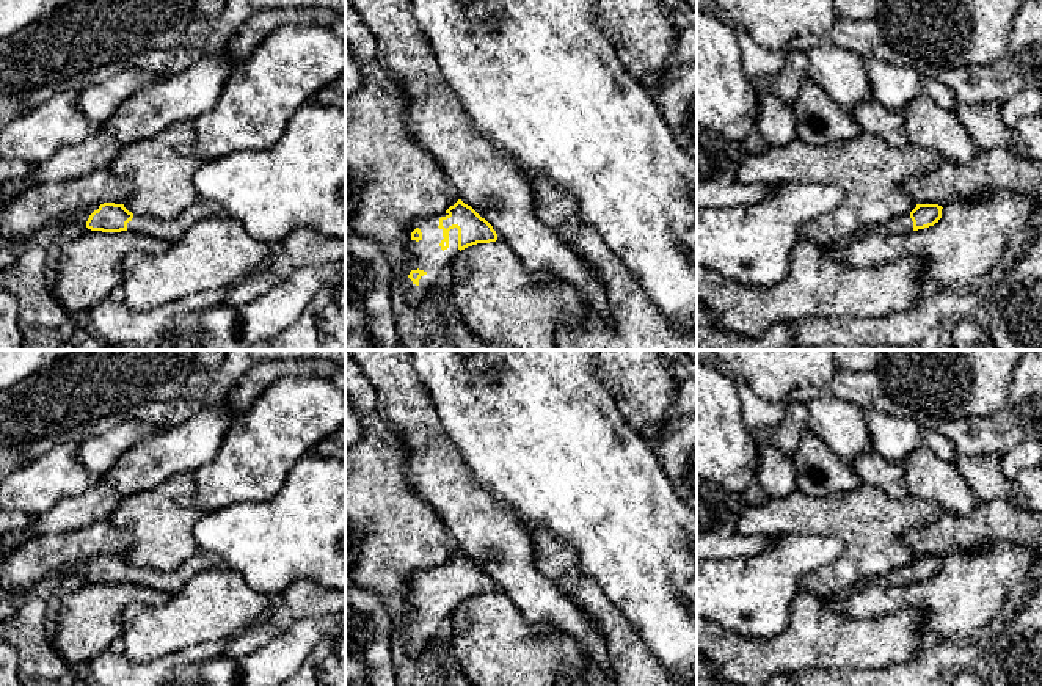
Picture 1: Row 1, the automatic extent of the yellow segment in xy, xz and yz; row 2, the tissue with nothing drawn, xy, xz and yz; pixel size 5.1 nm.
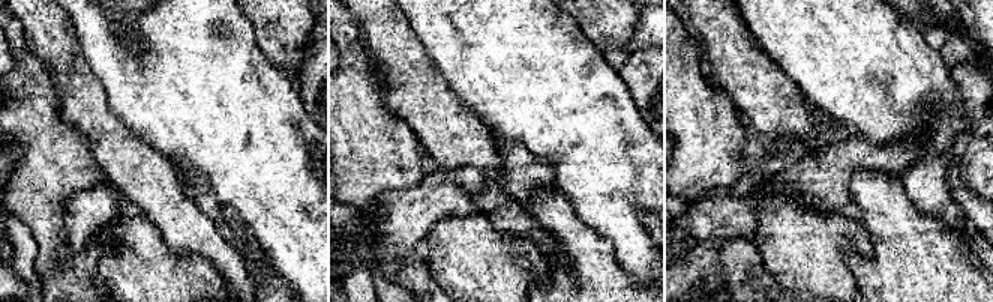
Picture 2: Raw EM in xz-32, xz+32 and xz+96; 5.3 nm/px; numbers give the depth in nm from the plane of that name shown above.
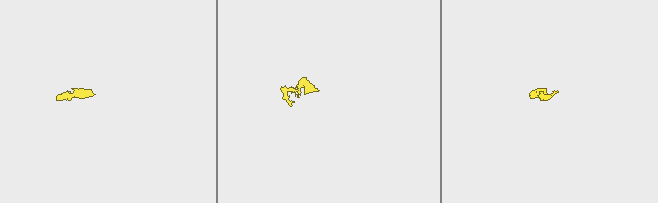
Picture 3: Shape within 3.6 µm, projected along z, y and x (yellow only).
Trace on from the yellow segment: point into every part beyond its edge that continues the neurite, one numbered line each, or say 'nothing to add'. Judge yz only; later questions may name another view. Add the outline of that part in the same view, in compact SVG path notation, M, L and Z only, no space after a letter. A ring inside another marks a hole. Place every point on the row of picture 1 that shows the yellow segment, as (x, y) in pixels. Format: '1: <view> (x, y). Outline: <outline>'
1: yz (903, 223). Outline: M902 213L896 218L893 218L887 226L887 232L913 232L913 221L910 218L910 213Z

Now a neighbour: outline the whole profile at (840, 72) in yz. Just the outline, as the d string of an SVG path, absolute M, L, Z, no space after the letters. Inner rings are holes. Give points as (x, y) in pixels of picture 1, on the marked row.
M821 44L805 52L807 75L840 107L874 100L863 58L852 50Z

